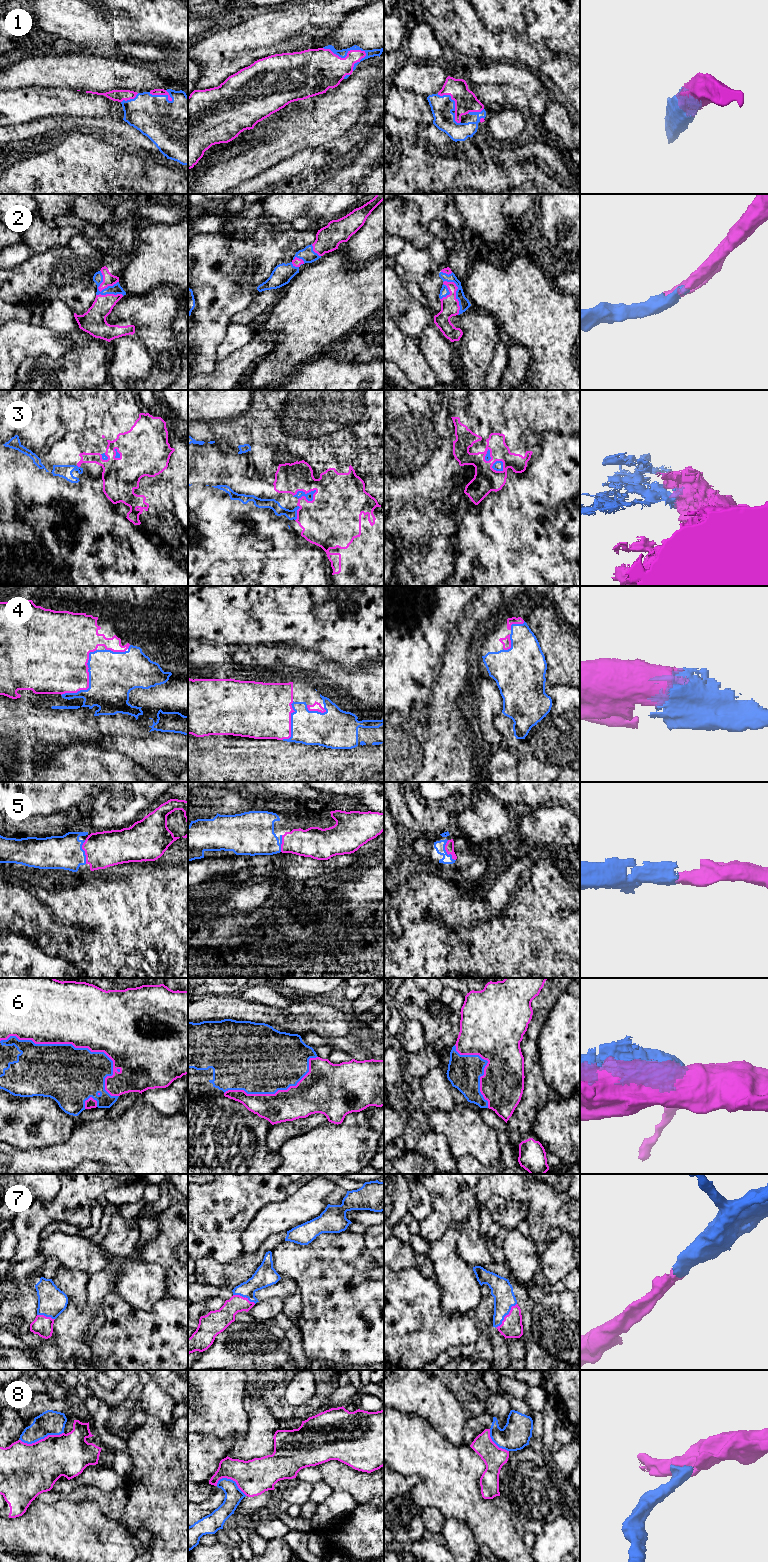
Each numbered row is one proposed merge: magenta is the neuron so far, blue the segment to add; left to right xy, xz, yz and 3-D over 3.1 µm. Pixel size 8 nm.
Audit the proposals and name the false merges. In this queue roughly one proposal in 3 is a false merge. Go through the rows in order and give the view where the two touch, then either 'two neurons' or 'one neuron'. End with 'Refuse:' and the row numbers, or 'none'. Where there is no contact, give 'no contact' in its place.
1: xz | one neuron
2: xy | one neuron
3: xz | two neurons
4: xy | one neuron
5: yz | one neuron
6: xy | one neuron
7: yz | one neuron
8: xy | two neurons
Refuse: 3, 8

